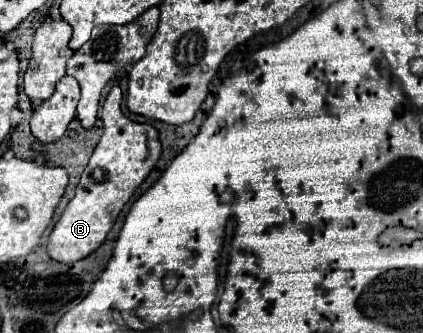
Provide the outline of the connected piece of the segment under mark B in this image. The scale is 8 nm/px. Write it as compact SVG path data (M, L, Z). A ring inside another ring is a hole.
M113 86L103 104L103 136L87 168L81 174L73 200L67 204L65 212L61 214L49 236L47 252L57 262L71 264L83 260L105 242L107 232L115 224L119 212L129 202L139 184L149 176L161 156L157 130L149 124L137 124L129 120L121 112L121 98L121 88Z

